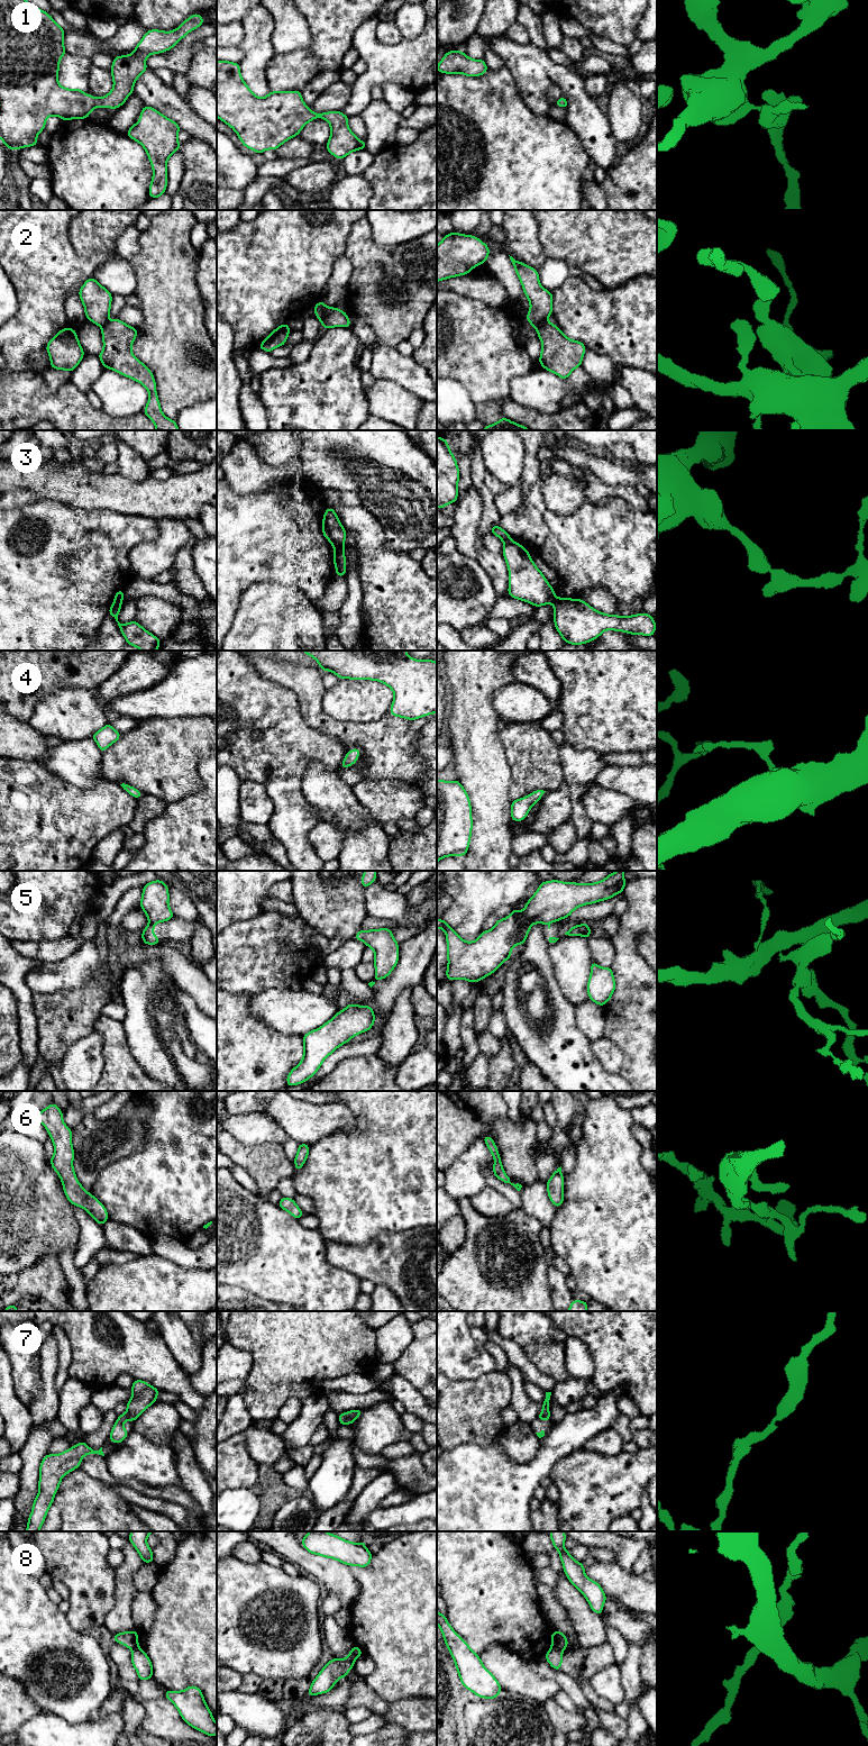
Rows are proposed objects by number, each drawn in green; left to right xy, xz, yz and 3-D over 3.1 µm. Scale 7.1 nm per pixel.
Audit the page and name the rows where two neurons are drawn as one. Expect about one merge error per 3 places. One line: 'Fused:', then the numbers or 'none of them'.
Fused: 2, 3, 5, 8

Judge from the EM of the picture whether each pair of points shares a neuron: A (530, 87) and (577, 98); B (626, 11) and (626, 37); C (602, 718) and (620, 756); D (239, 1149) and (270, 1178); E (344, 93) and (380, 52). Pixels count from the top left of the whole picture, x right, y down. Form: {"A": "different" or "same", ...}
{"A": "same", "B": "same", "C": "different", "D": "same", "E": "different"}

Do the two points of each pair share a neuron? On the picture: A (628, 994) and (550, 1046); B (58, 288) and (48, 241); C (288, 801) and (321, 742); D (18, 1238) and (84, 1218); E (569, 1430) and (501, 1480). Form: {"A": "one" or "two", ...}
{"A": "two", "B": "one", "C": "one", "D": "two", "E": "one"}

